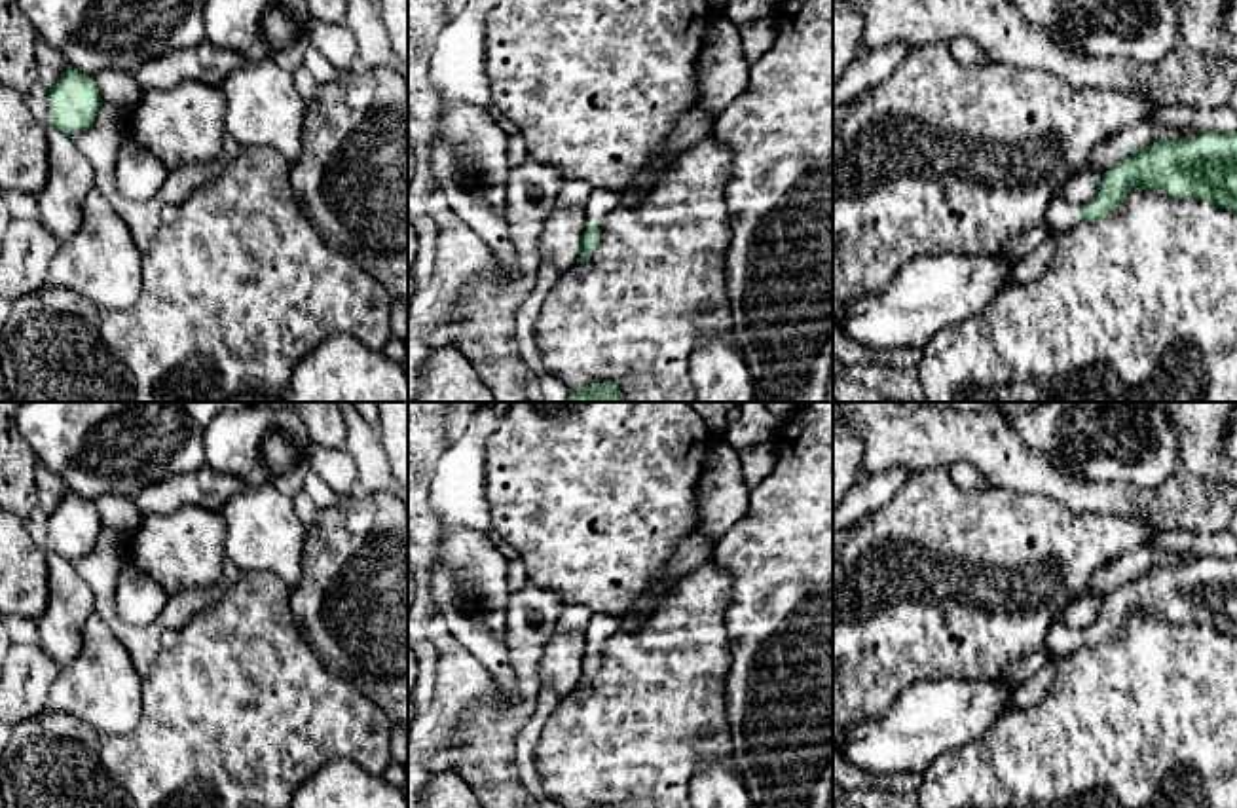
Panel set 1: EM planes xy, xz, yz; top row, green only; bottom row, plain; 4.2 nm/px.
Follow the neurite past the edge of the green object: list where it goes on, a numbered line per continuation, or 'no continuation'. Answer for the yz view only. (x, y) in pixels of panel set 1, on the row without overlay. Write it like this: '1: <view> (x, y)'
1: yz (1063, 640)

